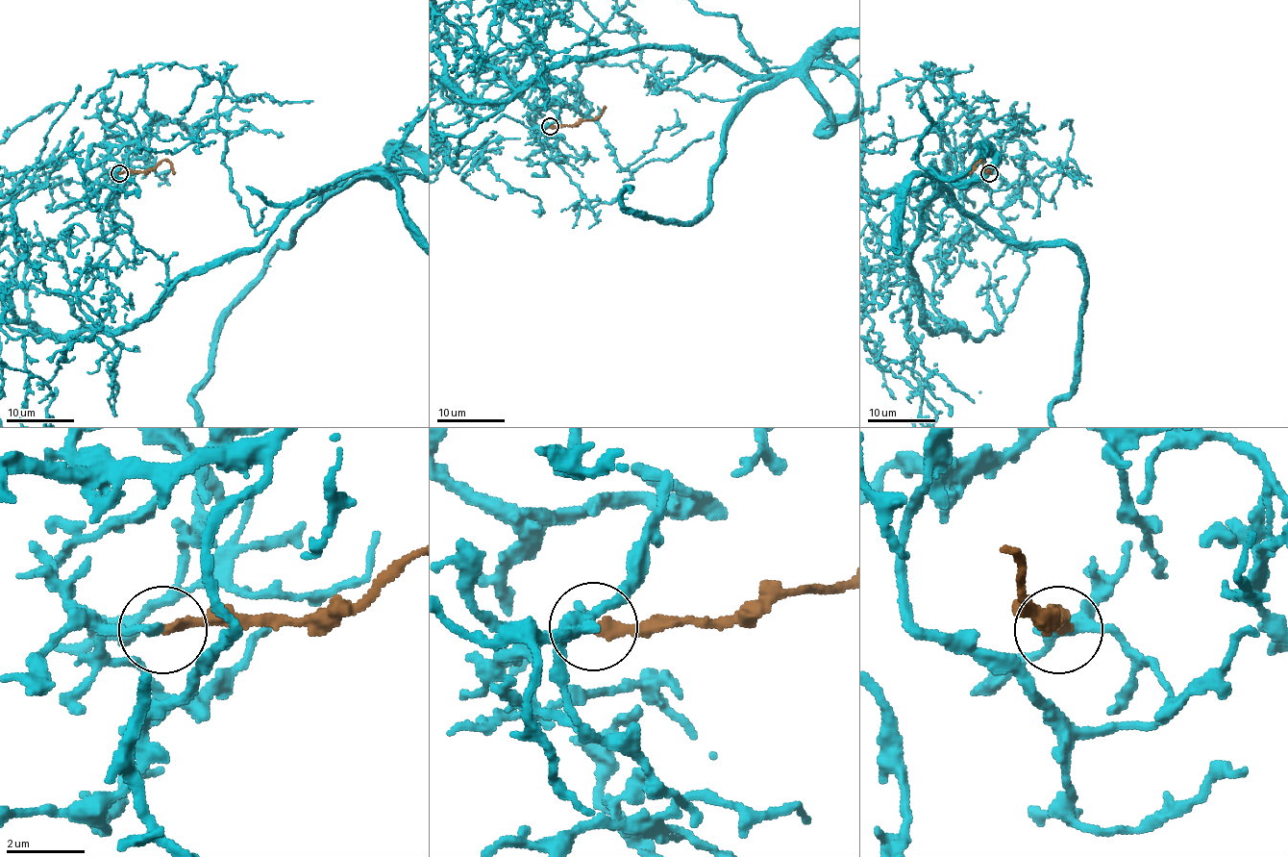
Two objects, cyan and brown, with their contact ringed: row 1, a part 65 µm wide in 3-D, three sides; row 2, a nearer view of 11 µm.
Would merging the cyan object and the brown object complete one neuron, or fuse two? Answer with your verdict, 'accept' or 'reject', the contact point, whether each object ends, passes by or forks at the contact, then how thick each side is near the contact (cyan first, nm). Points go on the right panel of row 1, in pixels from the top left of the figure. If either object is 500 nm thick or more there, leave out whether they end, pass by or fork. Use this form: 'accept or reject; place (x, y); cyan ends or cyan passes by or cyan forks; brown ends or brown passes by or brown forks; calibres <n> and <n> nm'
accept; place (989, 173); cyan ends; brown ends; calibres 280 and 280 nm

